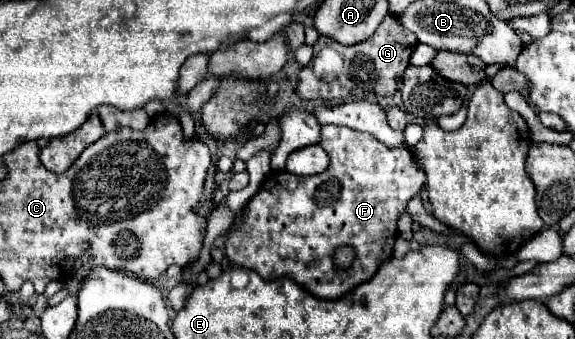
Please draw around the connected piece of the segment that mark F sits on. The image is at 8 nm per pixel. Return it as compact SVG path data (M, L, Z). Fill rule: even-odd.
M322 126L320 146L330 156L330 166L322 174L294 176L286 170L270 170L266 174L260 190L248 200L242 222L232 226L226 234L226 256L232 264L258 272L264 280L290 276L316 298L334 300L360 282L370 280L378 266L392 258L394 240L398 236L396 222L406 212L408 202L420 194L426 178L414 164L408 146L402 150L390 150L376 138L370 138L370 134L354 132L346 126ZM338 246L354 246L356 250L356 260L348 270L336 268L332 262L332 254Z

